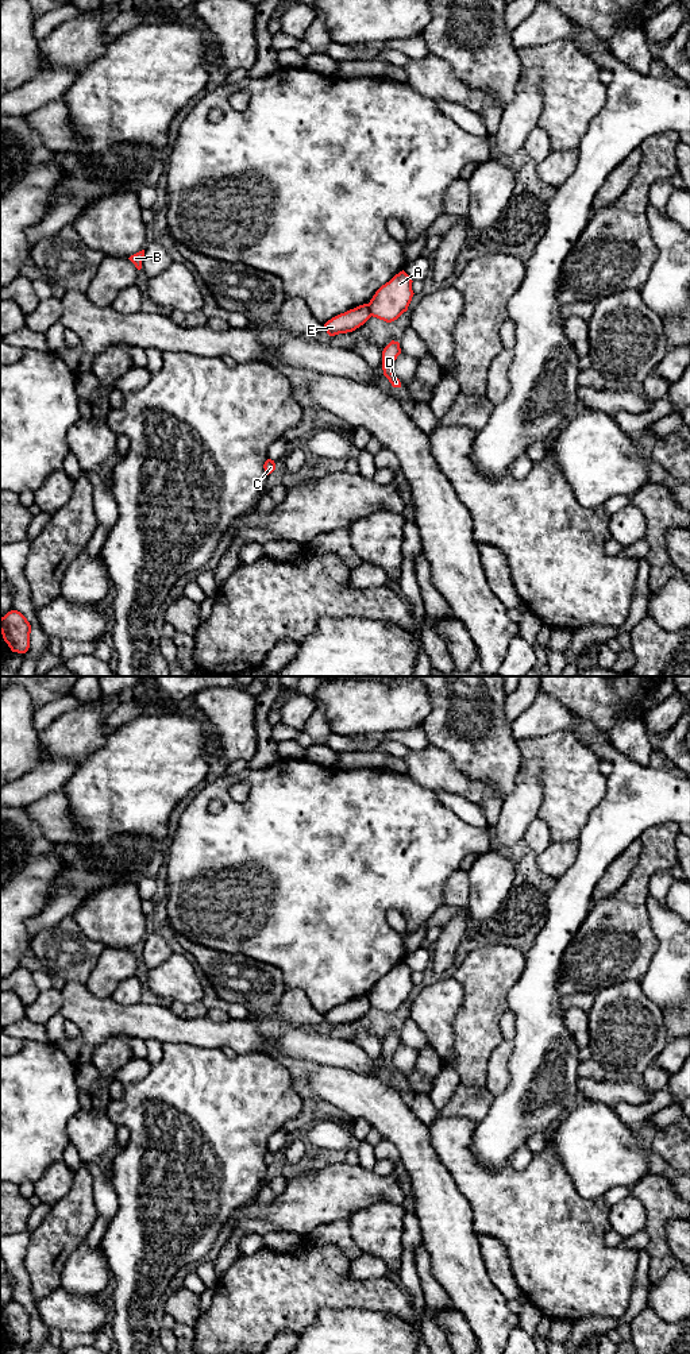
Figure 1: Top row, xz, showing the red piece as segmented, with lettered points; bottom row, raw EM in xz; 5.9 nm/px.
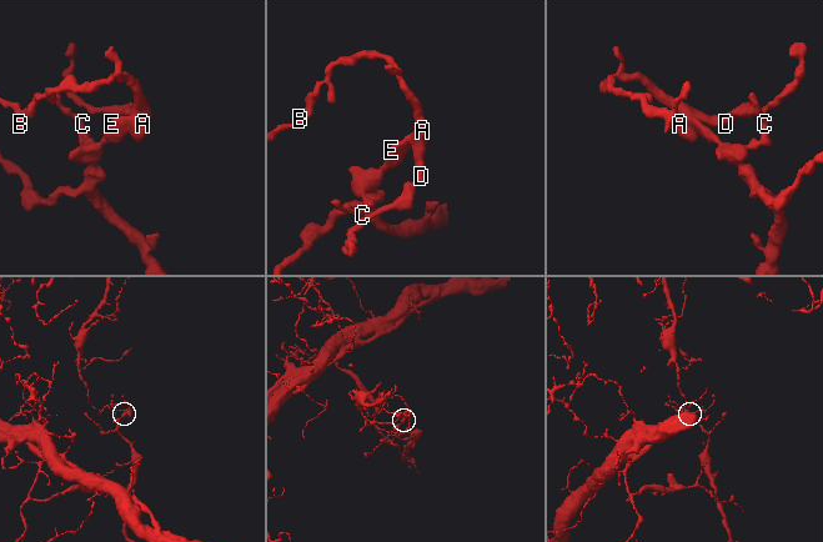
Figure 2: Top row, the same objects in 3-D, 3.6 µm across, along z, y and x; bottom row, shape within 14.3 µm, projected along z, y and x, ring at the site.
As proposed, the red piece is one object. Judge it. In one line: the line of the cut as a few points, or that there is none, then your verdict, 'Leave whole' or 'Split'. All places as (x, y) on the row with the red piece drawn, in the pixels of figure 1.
Split along xz (366, 304), (372, 315). Split

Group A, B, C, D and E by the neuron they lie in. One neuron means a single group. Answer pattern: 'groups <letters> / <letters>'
groups A B D / C E

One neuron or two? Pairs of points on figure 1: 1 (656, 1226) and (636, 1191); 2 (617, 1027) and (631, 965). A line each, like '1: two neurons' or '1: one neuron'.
1: one neuron
2: two neurons

